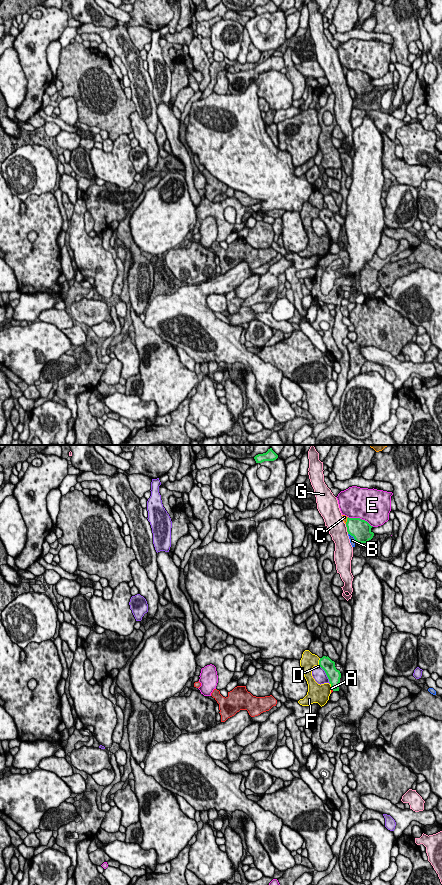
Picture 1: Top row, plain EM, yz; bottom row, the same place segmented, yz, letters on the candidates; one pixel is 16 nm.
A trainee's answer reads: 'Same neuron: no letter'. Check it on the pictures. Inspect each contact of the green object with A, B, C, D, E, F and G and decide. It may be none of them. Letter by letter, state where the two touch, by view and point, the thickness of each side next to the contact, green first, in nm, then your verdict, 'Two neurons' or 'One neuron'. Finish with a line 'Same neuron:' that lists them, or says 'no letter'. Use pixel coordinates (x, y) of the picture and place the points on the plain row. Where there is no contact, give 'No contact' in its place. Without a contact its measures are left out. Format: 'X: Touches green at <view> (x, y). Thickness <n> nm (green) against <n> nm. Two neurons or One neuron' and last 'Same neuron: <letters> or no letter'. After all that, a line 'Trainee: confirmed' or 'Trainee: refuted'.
A: Touches green at yz (332, 240). Thickness 220 nm (green) against 30 nm. Two neurons
B: Touches green at yz (353, 88). Thickness 320 nm (green) against 90 nm. Two neurons
C: Touches green at yz (347, 72). Thickness 320 nm (green) against 60 nm. Two neurons
D: Touches green at yz (326, 226). Thickness 220 nm (green) against 200 nm. Two neurons
E: Touches green at yz (361, 71). Thickness 320 nm (green) against 480 nm. Two neurons
F: Touches green at yz (319, 213). Thickness 200 nm (green) against 240 nm. Two neurons
G: Touches green at yz (347, 81). Thickness 320 nm (green) against 300 nm. Two neurons
Same neuron: no letter
Trainee: confirmed

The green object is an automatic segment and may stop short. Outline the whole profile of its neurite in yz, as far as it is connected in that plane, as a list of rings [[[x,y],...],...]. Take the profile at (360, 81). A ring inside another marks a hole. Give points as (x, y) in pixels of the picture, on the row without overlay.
[[[347,70],[347,84],[354,89],[357,95],[366,95],[371,92],[374,85],[371,83],[371,78],[367,73],[360,70]]]

